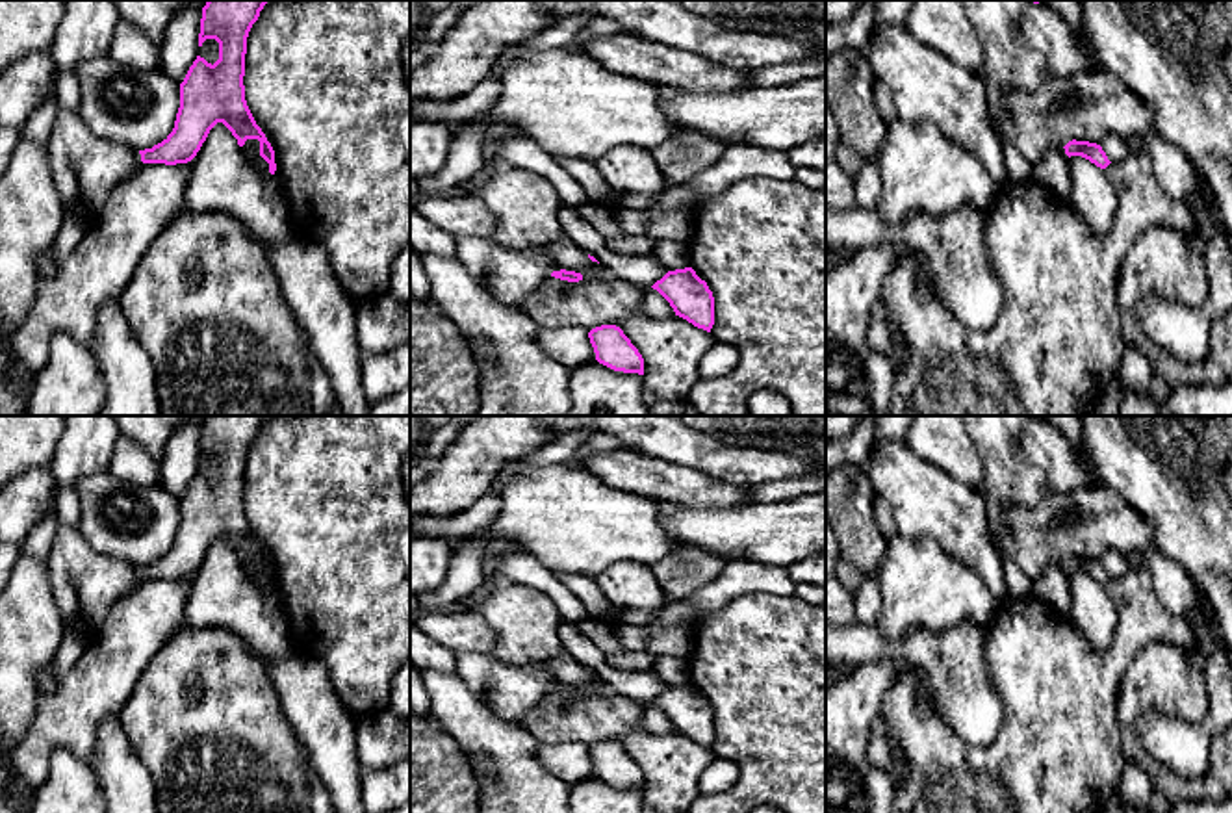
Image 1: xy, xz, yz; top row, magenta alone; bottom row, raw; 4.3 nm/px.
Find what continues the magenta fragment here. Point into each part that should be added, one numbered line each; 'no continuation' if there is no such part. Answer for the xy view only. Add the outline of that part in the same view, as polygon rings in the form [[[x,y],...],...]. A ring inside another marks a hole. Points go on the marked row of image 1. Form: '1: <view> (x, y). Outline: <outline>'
no continuation

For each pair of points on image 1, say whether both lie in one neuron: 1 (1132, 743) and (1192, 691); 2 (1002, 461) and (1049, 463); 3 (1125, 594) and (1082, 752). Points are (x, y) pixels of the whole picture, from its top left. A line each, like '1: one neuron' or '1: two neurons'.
1: one neuron
2: one neuron
3: one neuron

